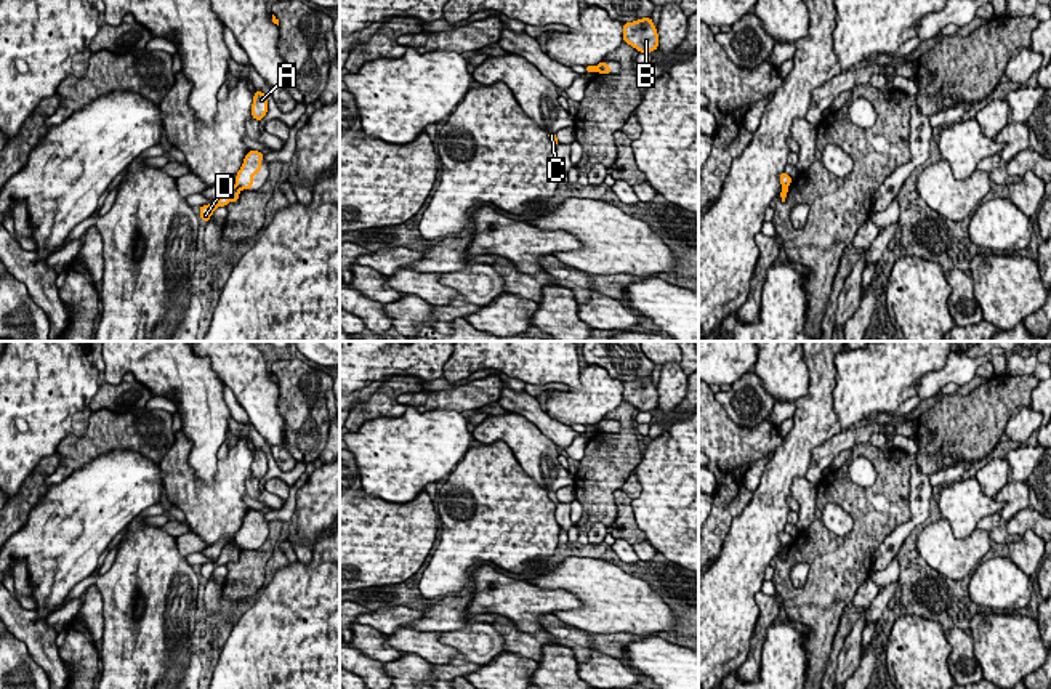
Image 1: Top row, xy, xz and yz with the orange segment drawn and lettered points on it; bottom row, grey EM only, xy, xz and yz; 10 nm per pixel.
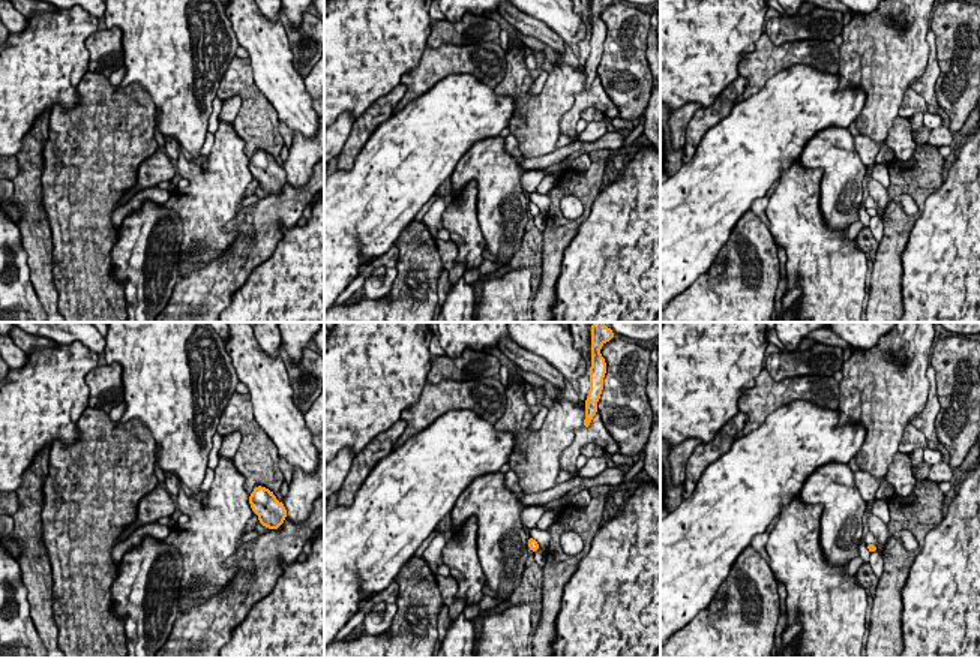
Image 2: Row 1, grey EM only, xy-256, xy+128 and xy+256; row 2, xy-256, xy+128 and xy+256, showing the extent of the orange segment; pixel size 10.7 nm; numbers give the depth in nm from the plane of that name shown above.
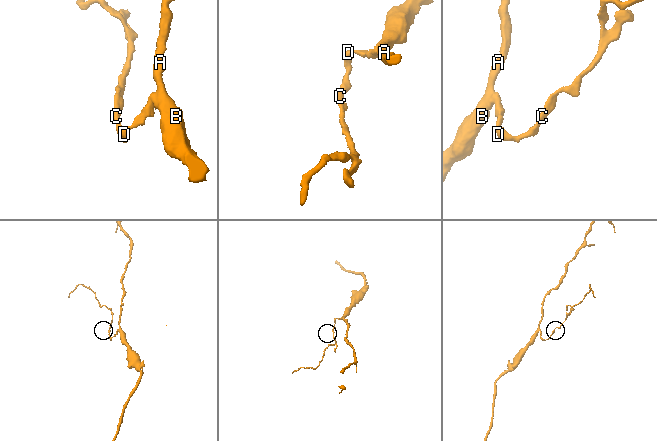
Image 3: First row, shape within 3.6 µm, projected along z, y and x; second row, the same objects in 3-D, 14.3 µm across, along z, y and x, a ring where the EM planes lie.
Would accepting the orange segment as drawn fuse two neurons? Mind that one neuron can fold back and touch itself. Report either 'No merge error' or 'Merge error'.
Merge error

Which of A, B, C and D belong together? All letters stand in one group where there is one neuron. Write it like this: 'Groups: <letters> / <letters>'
Groups: A B / C D

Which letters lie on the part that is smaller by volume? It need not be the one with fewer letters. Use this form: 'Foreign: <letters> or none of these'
Foreign: C, D

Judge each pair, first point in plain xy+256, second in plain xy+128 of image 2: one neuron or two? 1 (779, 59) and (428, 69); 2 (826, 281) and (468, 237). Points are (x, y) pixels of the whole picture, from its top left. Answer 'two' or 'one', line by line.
1: one
2: one

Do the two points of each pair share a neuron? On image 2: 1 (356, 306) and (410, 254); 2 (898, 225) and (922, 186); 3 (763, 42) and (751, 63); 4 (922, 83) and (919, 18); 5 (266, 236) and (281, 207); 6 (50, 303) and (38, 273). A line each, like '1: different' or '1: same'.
1: same
2: same
3: same
4: different
5: same
6: same

